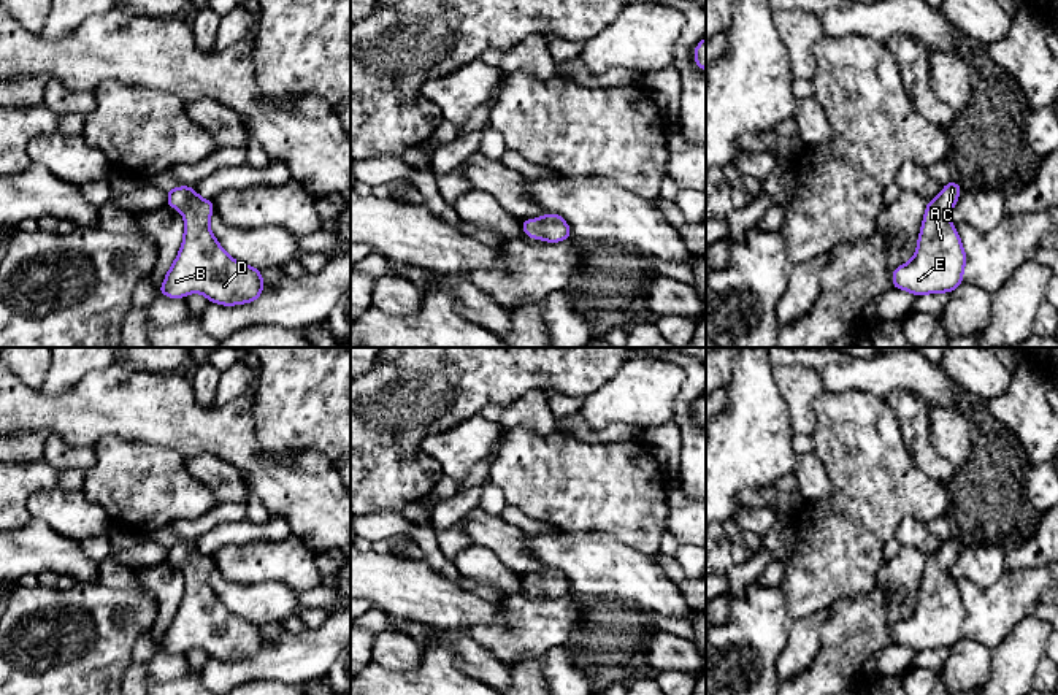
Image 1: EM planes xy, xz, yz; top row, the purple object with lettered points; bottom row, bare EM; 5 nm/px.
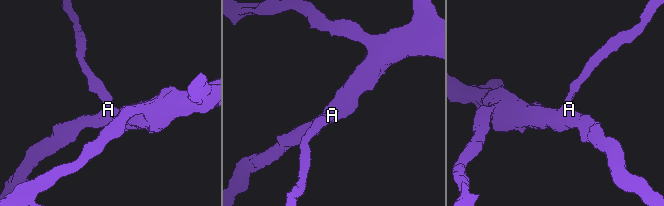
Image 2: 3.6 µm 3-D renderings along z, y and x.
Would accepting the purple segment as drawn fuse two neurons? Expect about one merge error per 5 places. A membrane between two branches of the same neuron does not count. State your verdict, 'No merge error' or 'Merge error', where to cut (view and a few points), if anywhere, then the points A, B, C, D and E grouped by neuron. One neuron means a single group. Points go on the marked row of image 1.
No merge error. No split. Groups: A B C D E

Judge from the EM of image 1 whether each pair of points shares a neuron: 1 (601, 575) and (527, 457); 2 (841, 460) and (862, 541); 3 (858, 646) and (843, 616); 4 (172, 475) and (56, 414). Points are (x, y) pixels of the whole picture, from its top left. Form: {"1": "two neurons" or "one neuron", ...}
{"1": "two neurons", "2": "one neuron", "3": "one neuron", "4": "two neurons"}

